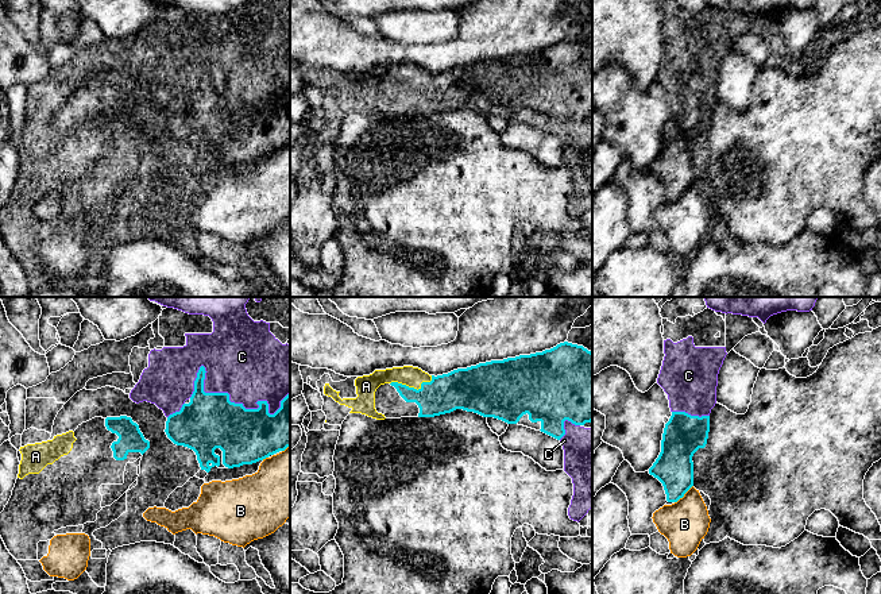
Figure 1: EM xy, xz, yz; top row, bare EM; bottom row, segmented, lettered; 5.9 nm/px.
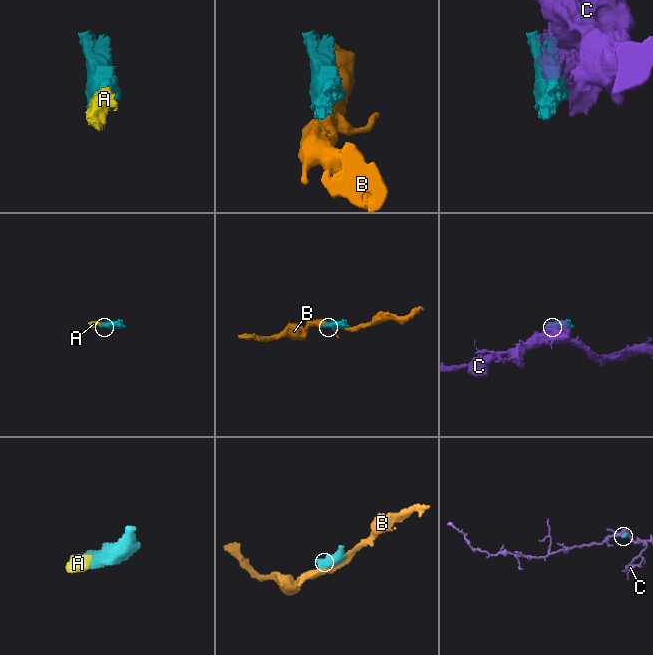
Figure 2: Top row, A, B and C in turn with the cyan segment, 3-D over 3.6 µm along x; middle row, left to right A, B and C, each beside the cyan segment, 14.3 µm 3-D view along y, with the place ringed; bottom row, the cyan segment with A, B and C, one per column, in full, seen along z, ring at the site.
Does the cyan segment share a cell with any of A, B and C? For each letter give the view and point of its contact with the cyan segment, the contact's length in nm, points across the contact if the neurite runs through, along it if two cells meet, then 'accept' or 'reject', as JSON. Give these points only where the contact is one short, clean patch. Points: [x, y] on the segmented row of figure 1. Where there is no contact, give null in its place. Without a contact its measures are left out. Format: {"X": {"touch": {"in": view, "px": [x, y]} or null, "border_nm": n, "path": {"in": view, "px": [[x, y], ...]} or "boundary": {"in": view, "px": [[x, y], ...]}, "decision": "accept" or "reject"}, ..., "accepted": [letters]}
{"A": {"touch": {"in": "xz", "px": [413, 388]}, "border_nm": 260, "decision": "accept"}, "B": {"touch": {"in": "yz", "px": [684, 493]}, "border_nm": 160, "decision": "reject"}, "C": {"touch": {"in": "xy", "px": [228, 394]}, "border_nm": 600, "decision": "reject"}, "accepted": ["A"]}

